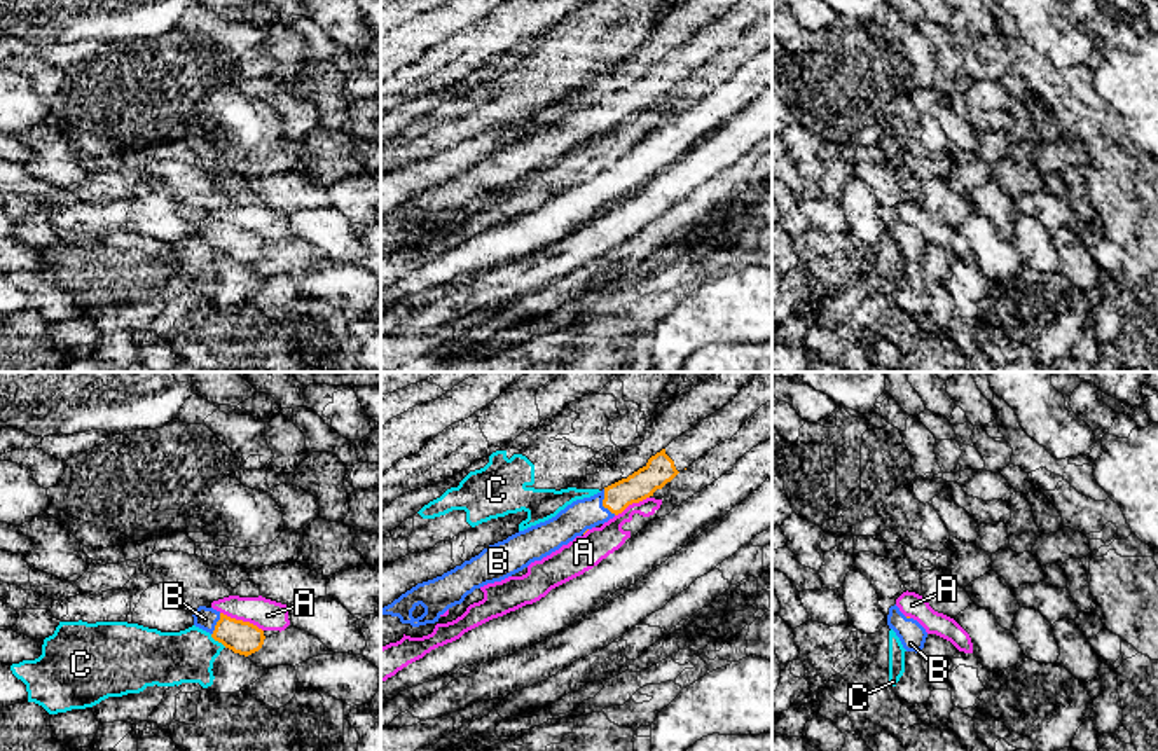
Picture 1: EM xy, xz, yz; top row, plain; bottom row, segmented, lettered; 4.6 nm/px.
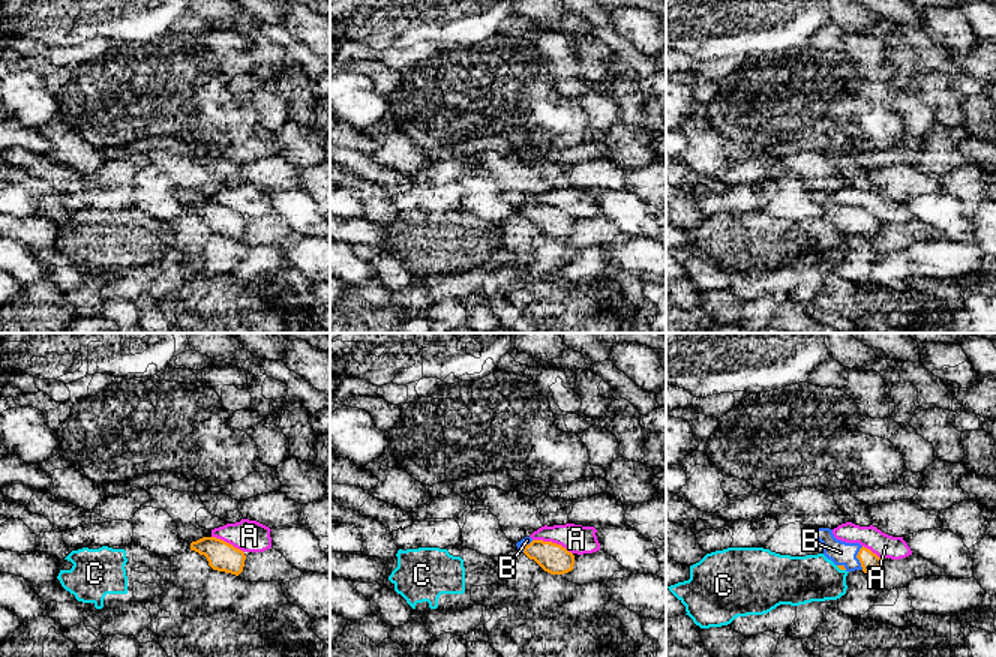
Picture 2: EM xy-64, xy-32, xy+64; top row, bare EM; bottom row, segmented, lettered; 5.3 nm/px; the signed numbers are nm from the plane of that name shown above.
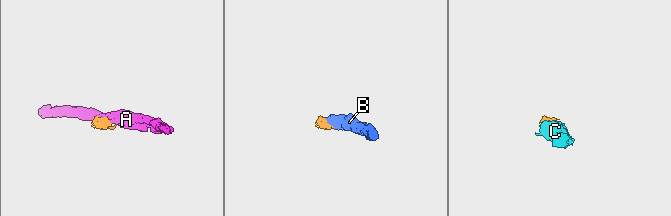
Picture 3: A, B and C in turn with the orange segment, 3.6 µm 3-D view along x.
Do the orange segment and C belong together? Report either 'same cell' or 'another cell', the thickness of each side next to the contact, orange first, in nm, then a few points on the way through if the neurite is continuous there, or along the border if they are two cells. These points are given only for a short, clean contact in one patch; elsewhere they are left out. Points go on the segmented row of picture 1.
another cell; 150 nm thick on the orange side, 240 nm on the other; border along xy (210, 634), (226, 647)

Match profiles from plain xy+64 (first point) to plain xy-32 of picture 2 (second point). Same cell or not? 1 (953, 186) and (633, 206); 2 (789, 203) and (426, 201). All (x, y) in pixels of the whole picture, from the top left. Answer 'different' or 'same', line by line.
1: different
2: different

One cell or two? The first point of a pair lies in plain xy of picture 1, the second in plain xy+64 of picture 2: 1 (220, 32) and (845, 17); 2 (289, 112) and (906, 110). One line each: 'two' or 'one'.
1: two
2: one

